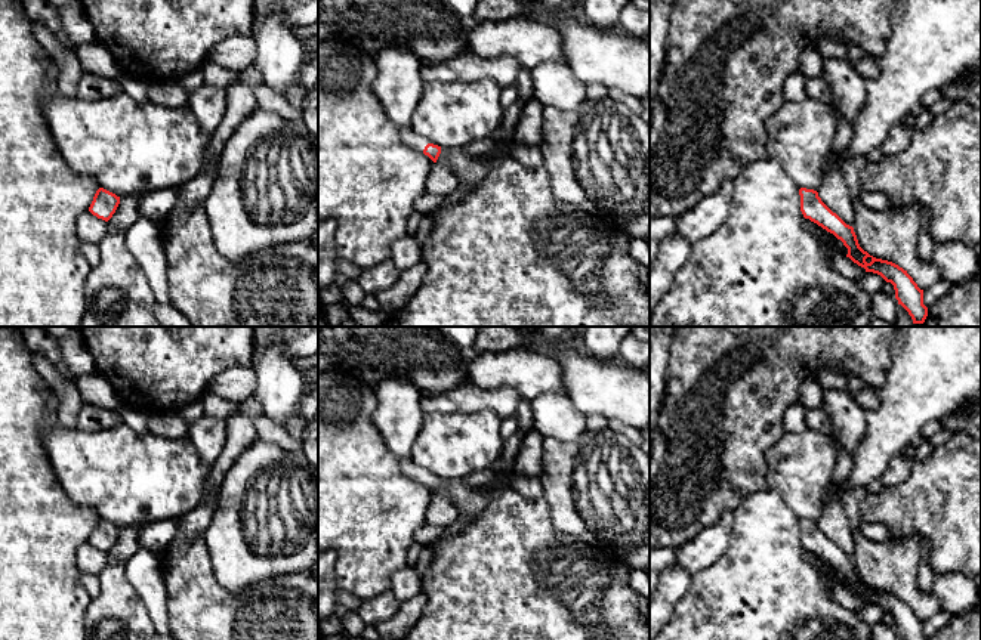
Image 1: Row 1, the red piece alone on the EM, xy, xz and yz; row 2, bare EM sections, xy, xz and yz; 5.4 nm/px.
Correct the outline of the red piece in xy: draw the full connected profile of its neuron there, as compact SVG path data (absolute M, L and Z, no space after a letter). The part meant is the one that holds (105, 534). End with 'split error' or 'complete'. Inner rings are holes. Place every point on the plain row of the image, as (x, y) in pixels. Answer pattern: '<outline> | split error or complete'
M99 519L93 528L89 542L98 550L108 553L115 544L118 535L120 528L104 519Z | complete

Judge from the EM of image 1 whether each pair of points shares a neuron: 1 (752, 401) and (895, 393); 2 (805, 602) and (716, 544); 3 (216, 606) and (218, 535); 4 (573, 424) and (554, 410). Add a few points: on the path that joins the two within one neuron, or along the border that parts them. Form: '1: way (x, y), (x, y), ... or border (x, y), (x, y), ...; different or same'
1: border (891, 356), (891, 368), (887, 379), (875, 389); different
2: border (734, 516), (728, 547), (699, 572); different
3: border (206, 547), (221, 584), (233, 591), (250, 586); different
4: way (568, 424), (558, 414); same

